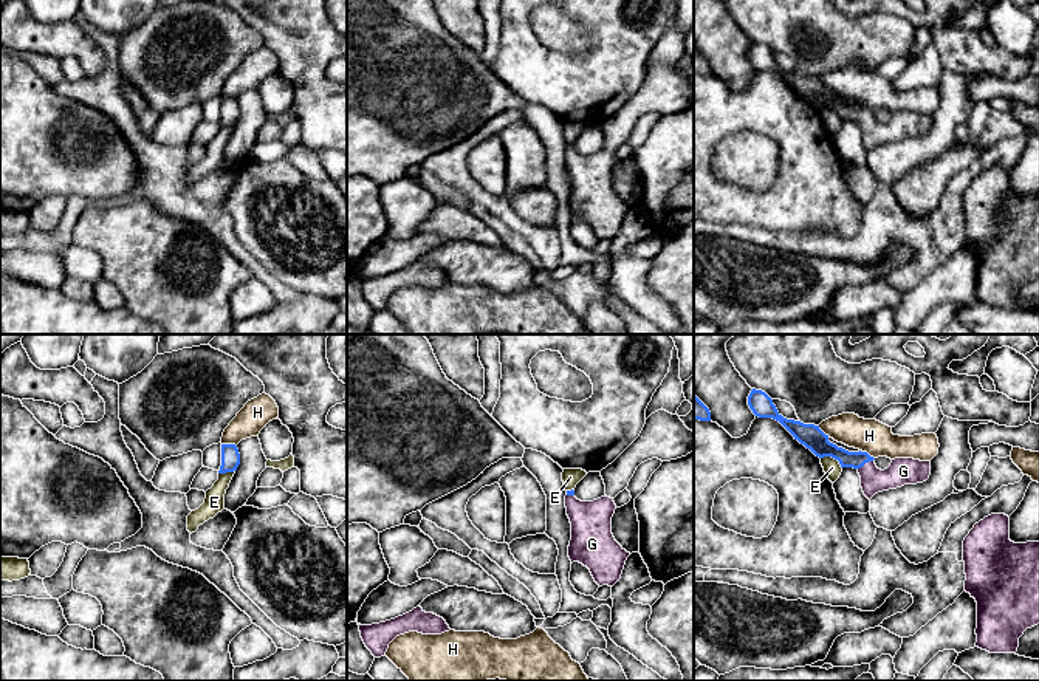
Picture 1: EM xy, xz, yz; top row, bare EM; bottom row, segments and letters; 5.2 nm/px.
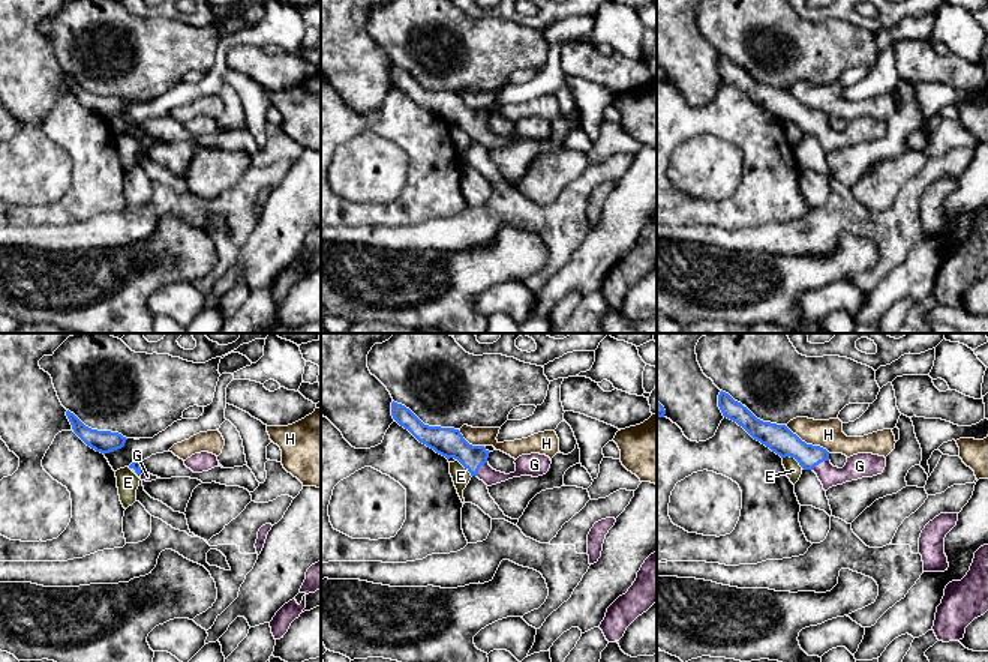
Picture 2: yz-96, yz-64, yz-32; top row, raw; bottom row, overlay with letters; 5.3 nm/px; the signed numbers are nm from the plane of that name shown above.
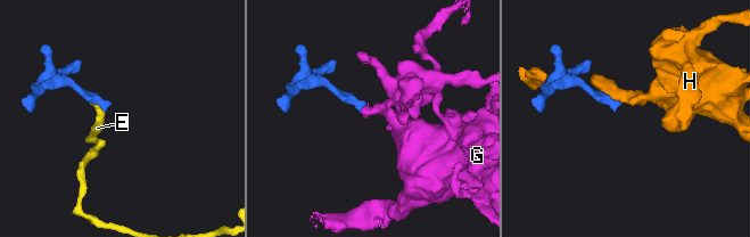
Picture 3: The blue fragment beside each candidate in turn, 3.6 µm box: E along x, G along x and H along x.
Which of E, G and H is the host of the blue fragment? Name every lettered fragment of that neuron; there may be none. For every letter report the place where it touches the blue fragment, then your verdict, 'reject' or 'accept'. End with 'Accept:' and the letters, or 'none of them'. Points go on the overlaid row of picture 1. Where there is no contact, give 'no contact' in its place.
E: yz (833, 457) | reject
G: yz (866, 461) | accept
H: xy (229, 444) | reject
Accept: G

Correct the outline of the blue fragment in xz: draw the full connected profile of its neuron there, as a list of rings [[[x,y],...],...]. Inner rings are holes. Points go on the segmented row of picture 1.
[[[574,491],[565,495],[567,515],[571,523],[568,557],[587,566],[595,582],[613,587],[622,574],[630,553],[627,553],[612,534],[612,517],[616,505],[610,497],[593,501],[581,501]]]

